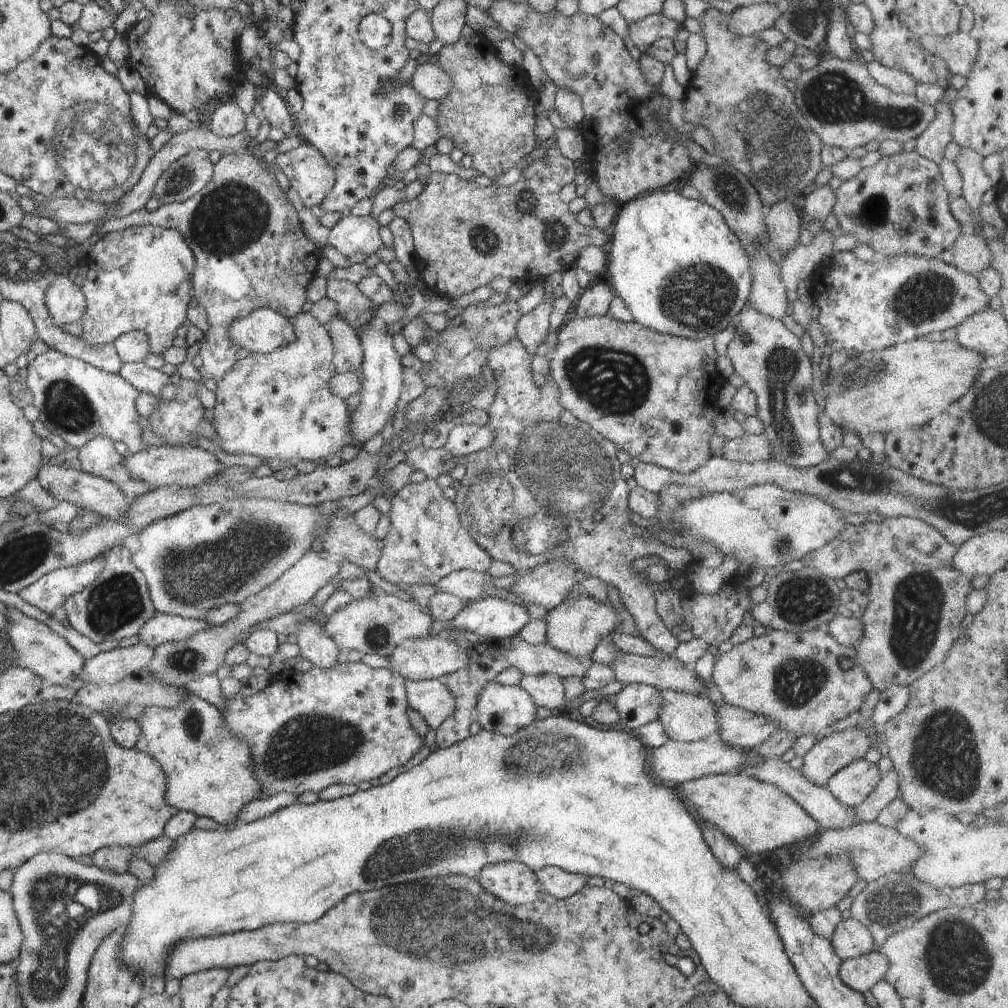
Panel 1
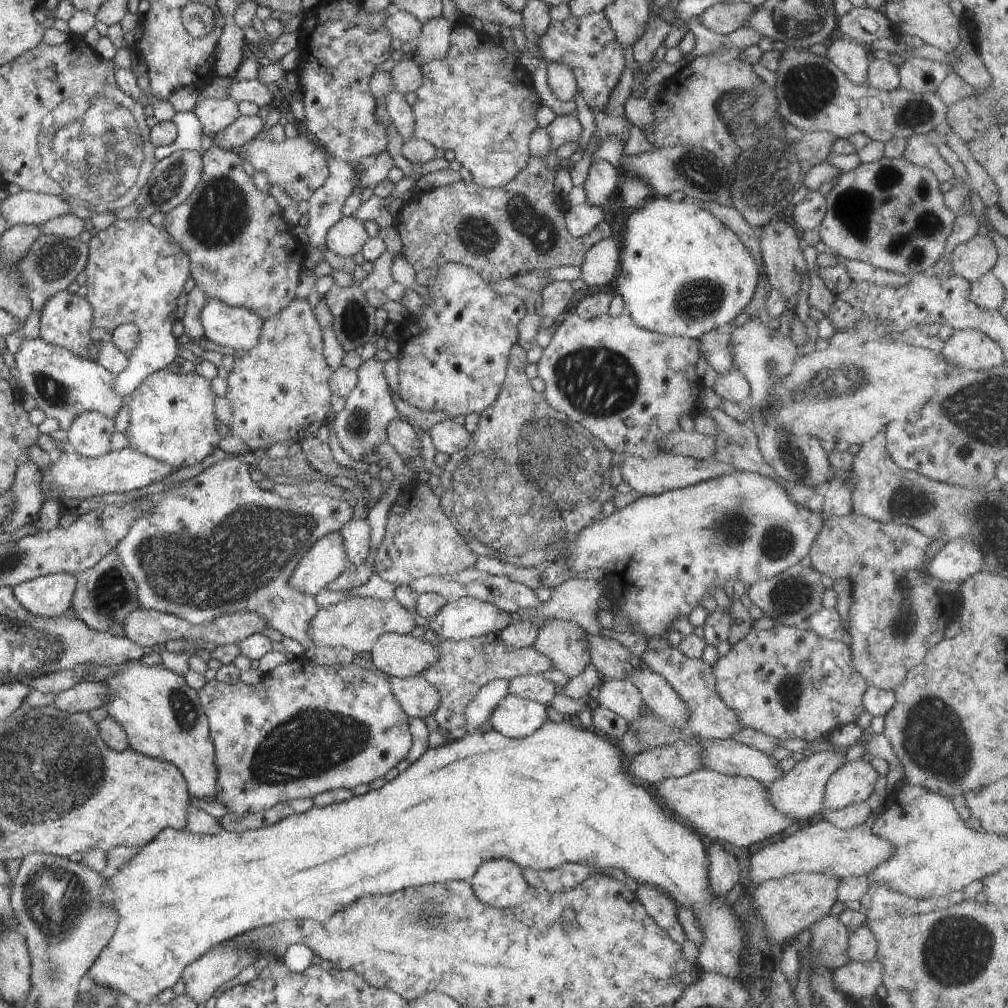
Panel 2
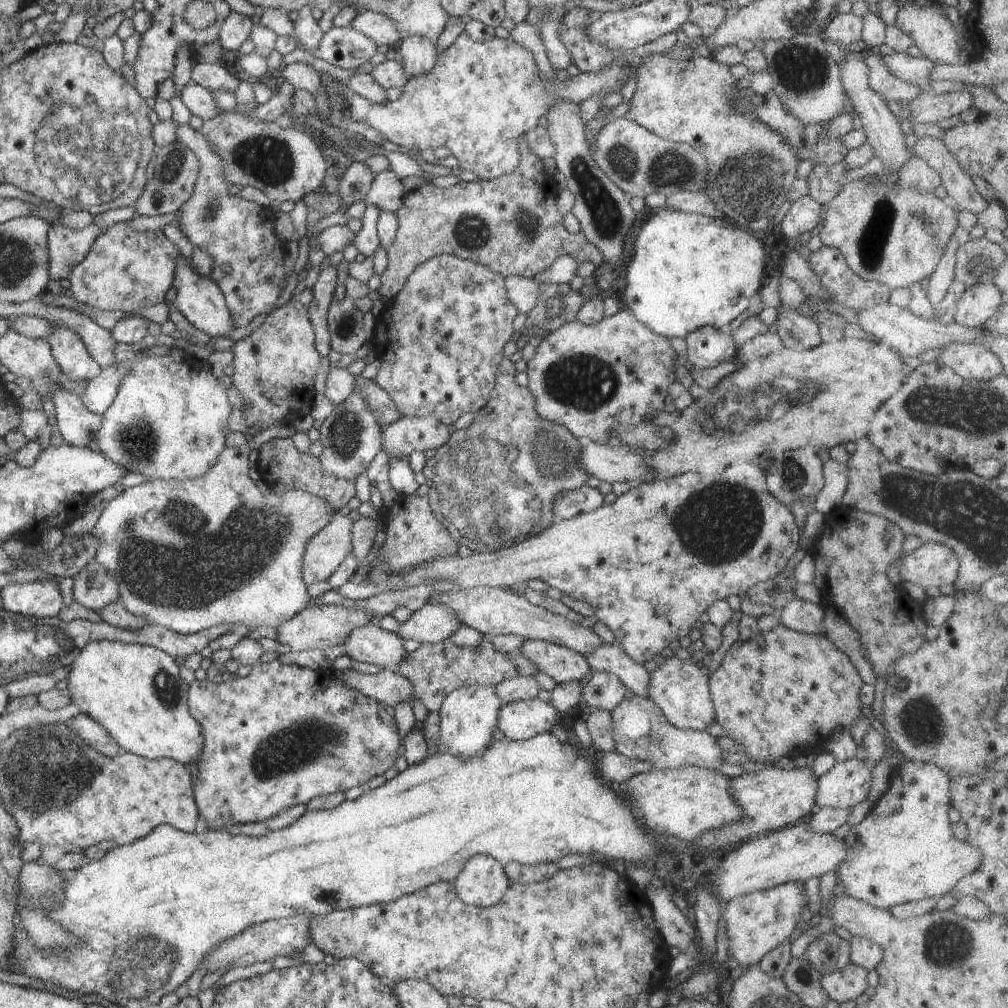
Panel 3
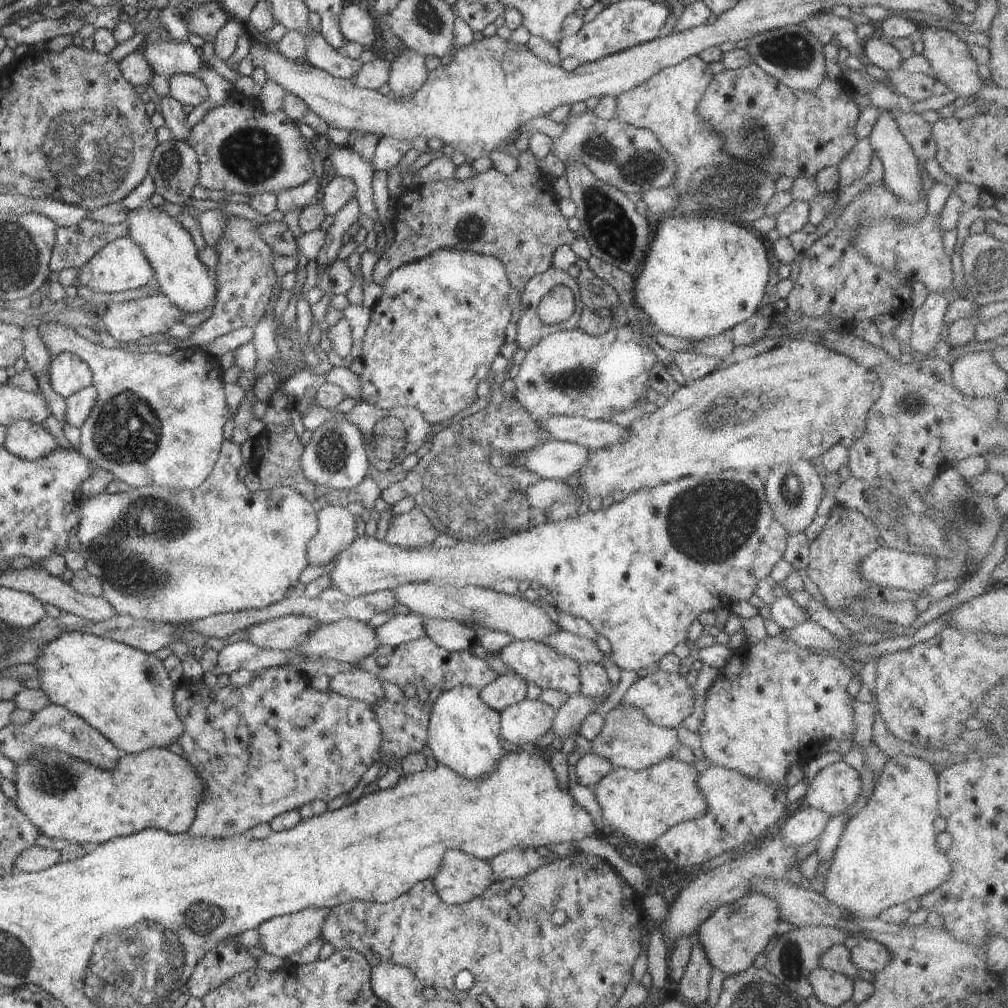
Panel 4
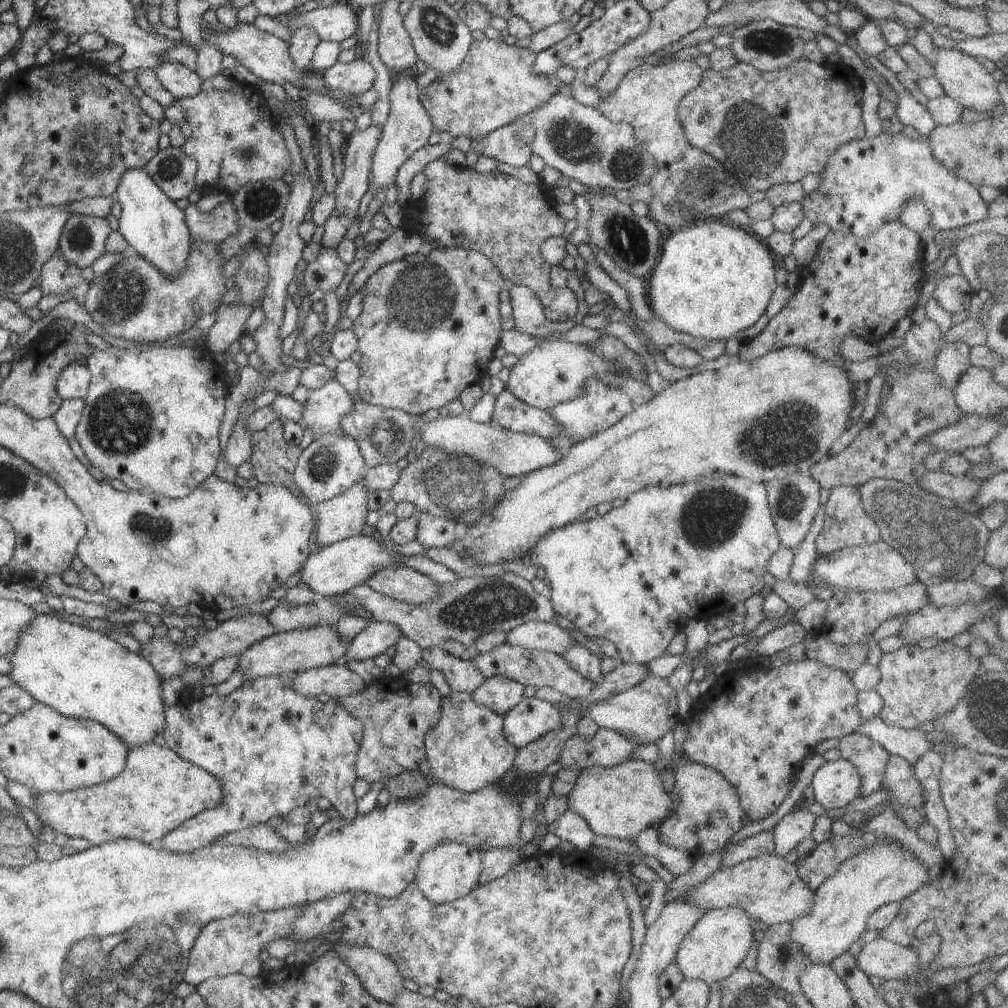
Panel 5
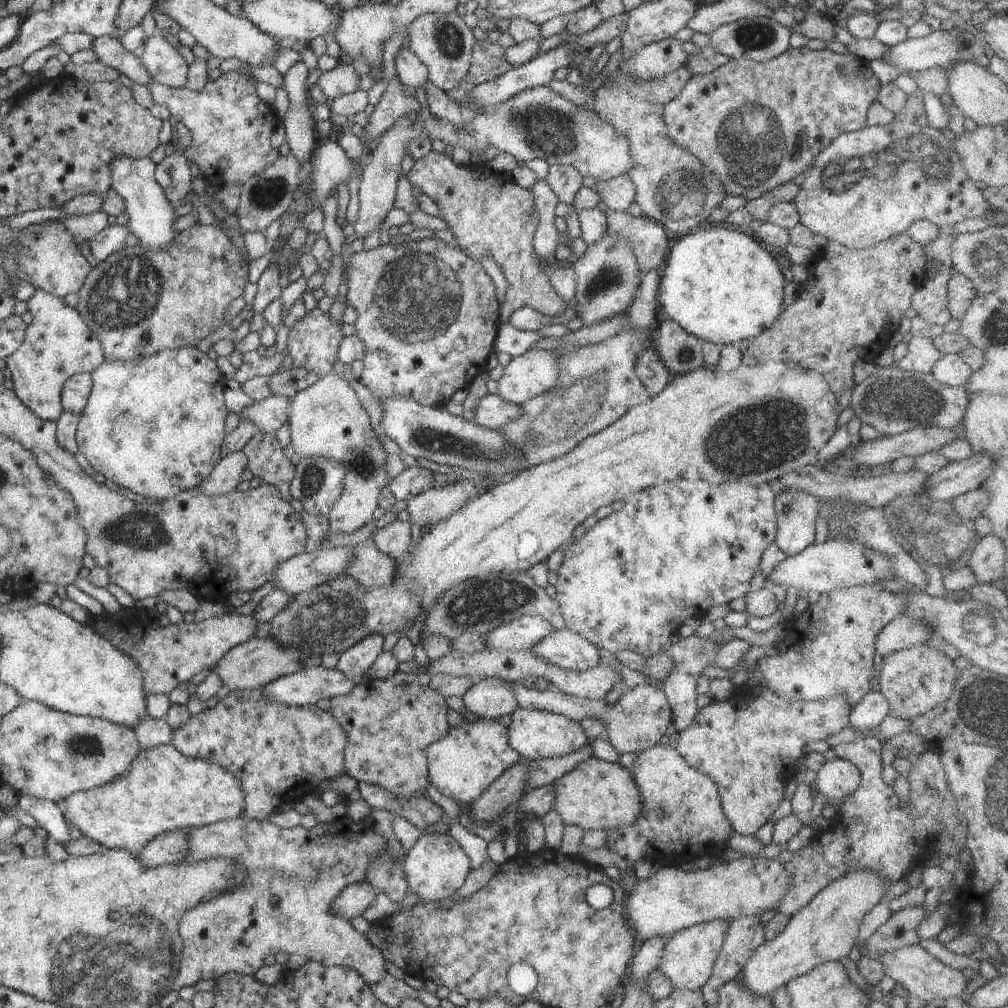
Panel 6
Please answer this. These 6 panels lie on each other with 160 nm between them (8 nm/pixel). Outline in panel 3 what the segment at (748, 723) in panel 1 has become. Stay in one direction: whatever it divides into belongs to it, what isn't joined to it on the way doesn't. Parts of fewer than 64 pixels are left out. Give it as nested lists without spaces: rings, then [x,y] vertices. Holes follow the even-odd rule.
[[[673,657],[667,663],[657,667],[650,678],[648,678],[648,700],[660,708],[660,712],[664,714],[664,718],[673,726],[681,730],[696,730],[704,731],[708,726],[715,721],[715,707],[711,700],[709,692],[709,668],[701,661],[695,663],[692,659],[680,660],[678,657]]]

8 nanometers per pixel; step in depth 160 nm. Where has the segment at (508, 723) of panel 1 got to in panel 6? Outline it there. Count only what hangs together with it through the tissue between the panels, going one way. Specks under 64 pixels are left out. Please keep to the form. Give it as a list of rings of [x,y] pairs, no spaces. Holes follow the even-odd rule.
[[[517,707],[512,712],[512,722],[508,730],[508,744],[516,750],[520,757],[528,762],[546,758],[560,758],[570,752],[582,750],[582,746],[591,746],[580,722],[570,721],[564,716],[545,712],[544,710],[528,710]]]

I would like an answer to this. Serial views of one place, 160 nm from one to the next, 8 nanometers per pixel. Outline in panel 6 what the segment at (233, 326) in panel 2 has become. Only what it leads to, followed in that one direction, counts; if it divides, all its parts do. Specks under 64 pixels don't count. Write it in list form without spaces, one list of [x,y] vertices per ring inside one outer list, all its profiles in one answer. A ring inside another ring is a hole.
[[[118,156],[110,162],[110,170],[112,170],[111,189],[122,198],[123,202],[126,202],[126,208],[124,208],[128,216],[126,228],[129,233],[138,238],[138,245],[154,252],[170,246],[170,242],[176,235],[174,224],[179,220],[174,212],[175,206],[166,200],[162,188],[156,181],[156,164],[149,157],[138,159]]]

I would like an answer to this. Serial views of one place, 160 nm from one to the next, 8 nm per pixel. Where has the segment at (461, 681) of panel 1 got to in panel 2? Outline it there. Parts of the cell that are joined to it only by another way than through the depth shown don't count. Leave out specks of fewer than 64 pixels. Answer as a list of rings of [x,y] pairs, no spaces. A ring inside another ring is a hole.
[[[432,630],[427,631],[428,634],[426,634],[424,642],[430,642],[430,644],[438,650],[440,660],[438,660],[434,666],[426,668],[420,676],[422,676],[430,686],[434,686],[434,688],[438,690],[440,704],[438,704],[438,710],[436,710],[432,716],[434,716],[438,727],[441,729],[440,734],[446,736],[446,740],[448,740],[447,743],[452,743],[460,738],[464,738],[466,735],[466,720],[464,720],[464,710],[466,710],[466,708],[464,708],[464,706],[478,694],[478,690],[480,690],[482,686],[497,679],[510,681],[512,678],[520,676],[542,675],[546,670],[554,669],[554,664],[552,664],[548,658],[544,658],[542,654],[538,654],[534,648],[516,649],[512,648],[512,646],[506,646],[496,633],[486,634],[482,637],[472,639],[446,640],[446,638],[440,638],[438,634],[432,634]]]

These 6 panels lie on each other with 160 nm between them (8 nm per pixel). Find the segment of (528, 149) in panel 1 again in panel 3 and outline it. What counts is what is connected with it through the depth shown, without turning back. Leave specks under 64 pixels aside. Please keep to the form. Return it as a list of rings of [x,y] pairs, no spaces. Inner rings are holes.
[[[462,33],[457,40],[444,52],[438,54],[436,65],[429,74],[409,78],[403,87],[402,96],[394,102],[387,101],[386,104],[372,104],[370,100],[362,98],[358,92],[350,89],[346,81],[331,80],[327,85],[320,78],[320,84],[328,96],[330,106],[329,90],[333,89],[336,95],[343,101],[343,114],[353,121],[364,122],[379,132],[384,139],[396,146],[403,147],[404,151],[416,148],[420,153],[424,150],[435,150],[444,146],[450,150],[452,155],[458,158],[460,168],[463,171],[476,174],[479,180],[491,180],[500,178],[504,174],[512,174],[519,166],[520,154],[518,140],[524,135],[538,127],[538,121],[545,116],[548,108],[554,102],[568,100],[574,104],[586,102],[602,92],[619,92],[628,82],[632,72],[631,60],[624,64],[618,64],[614,59],[610,66],[598,72],[580,72],[576,76],[569,76],[564,81],[556,77],[546,80],[540,76],[540,70],[535,64],[533,55],[514,42],[512,38],[500,39],[494,37],[489,42],[477,43],[467,33]]]

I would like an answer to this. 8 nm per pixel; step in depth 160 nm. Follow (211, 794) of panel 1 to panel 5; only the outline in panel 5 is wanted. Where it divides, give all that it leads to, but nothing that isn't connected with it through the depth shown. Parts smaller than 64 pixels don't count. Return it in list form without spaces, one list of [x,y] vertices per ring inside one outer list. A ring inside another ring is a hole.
[[[34,614],[30,627],[26,626],[24,630],[18,632],[18,645],[12,652],[12,658],[10,658],[10,674],[16,685],[20,686],[23,690],[26,690],[34,700],[50,706],[53,710],[56,710],[59,714],[73,718],[82,718],[92,720],[102,724],[105,728],[108,728],[110,732],[116,734],[118,738],[122,738],[122,742],[126,744],[127,750],[135,745],[142,745],[152,741],[152,738],[156,734],[162,735],[162,730],[166,726],[165,720],[165,706],[162,702],[162,688],[160,678],[158,674],[154,672],[154,668],[150,666],[150,662],[147,662],[146,657],[140,654],[134,654],[134,652],[127,650],[122,644],[119,644],[112,637],[102,634],[98,631],[91,630],[78,624],[72,624],[71,622],[61,620],[60,618],[52,615]]]

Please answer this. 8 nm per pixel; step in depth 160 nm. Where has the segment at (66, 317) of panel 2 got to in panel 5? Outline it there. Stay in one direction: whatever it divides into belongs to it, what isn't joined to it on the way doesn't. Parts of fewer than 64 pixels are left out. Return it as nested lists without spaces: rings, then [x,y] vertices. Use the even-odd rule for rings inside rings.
[[[72,362],[60,372],[56,382],[56,391],[62,401],[86,400],[90,382],[91,374],[88,368]]]

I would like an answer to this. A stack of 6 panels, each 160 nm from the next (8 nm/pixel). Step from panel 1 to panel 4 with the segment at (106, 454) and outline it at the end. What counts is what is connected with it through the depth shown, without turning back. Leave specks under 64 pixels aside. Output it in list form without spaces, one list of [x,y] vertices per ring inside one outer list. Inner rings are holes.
[[[34,325],[22,327],[22,344],[24,344],[23,358],[28,363],[34,377],[48,374],[50,369],[49,351],[38,334],[38,327]]]

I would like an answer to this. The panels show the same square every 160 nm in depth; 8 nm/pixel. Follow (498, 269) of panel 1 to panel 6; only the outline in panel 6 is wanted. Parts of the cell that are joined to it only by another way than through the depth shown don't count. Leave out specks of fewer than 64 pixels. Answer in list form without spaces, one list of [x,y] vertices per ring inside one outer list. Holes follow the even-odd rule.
[[[431,151],[424,158],[415,161],[414,167],[408,172],[408,181],[421,188],[421,192],[436,203],[440,209],[441,219],[448,224],[449,231],[458,241],[458,248],[464,254],[476,261],[482,256],[488,256],[500,266],[500,270],[508,282],[506,298],[500,307],[501,324],[509,322],[514,310],[518,310],[522,306],[534,308],[545,316],[558,316],[566,310],[566,302],[562,302],[558,298],[558,294],[554,292],[554,288],[550,288],[548,277],[543,272],[545,263],[539,259],[533,250],[533,235],[536,233],[538,224],[540,224],[540,216],[536,211],[531,190],[517,185],[510,173],[498,174],[486,164],[470,163],[458,166],[458,164],[454,164],[452,158],[436,151]]]

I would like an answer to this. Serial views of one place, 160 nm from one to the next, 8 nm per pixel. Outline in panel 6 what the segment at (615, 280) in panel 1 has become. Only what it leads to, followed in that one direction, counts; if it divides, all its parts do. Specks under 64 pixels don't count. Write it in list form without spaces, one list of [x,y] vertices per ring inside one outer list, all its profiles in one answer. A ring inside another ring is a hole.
[[[724,224],[705,225],[694,232],[681,237],[676,237],[671,243],[670,254],[666,261],[666,268],[662,270],[662,277],[660,278],[660,292],[658,292],[658,303],[662,310],[666,312],[668,319],[676,322],[682,330],[687,334],[701,339],[703,342],[707,341],[716,344],[722,348],[726,345],[740,344],[743,340],[753,340],[758,338],[764,330],[768,330],[770,326],[774,326],[774,322],[778,322],[780,314],[785,309],[784,307],[784,287],[787,283],[782,275],[778,263],[768,252],[766,252],[763,244],[756,239],[752,231],[739,228],[731,228]]]

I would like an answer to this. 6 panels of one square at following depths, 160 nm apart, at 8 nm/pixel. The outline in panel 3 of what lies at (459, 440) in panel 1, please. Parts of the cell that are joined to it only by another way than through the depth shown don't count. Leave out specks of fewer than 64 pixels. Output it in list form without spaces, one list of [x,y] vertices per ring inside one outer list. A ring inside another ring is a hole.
[[[405,416],[386,428],[380,428],[382,438],[382,451],[386,452],[389,458],[398,456],[409,456],[413,452],[426,450],[438,450],[444,446],[450,438],[450,432],[446,424],[443,424],[433,416]]]

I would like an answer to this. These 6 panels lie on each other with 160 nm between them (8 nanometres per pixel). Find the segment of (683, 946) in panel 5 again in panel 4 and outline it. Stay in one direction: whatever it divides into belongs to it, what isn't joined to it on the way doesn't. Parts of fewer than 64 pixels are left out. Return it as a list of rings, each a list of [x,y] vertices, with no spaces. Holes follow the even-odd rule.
[[[751,894],[714,910],[697,929],[698,942],[708,958],[706,962],[710,962],[712,968],[721,970],[726,977],[734,976],[748,970],[754,960],[769,949],[780,923],[778,906],[774,900],[766,898],[764,894]]]

